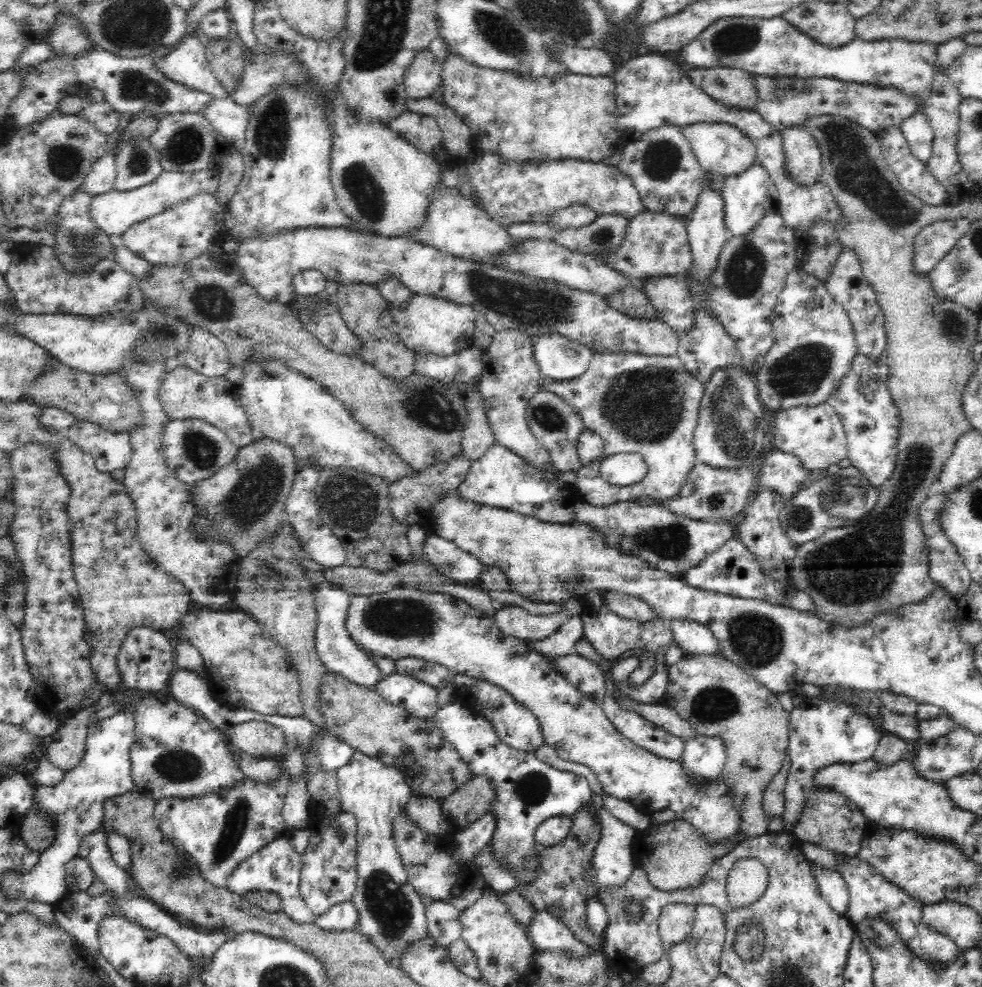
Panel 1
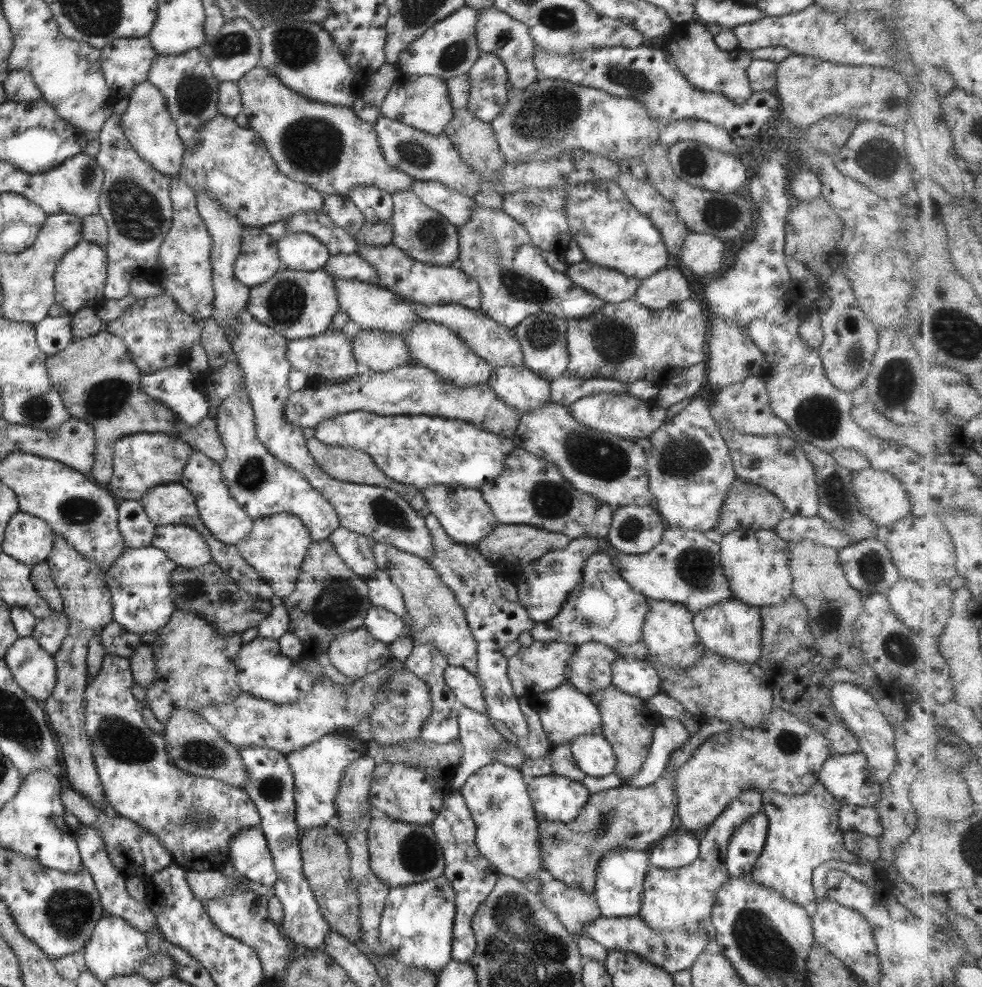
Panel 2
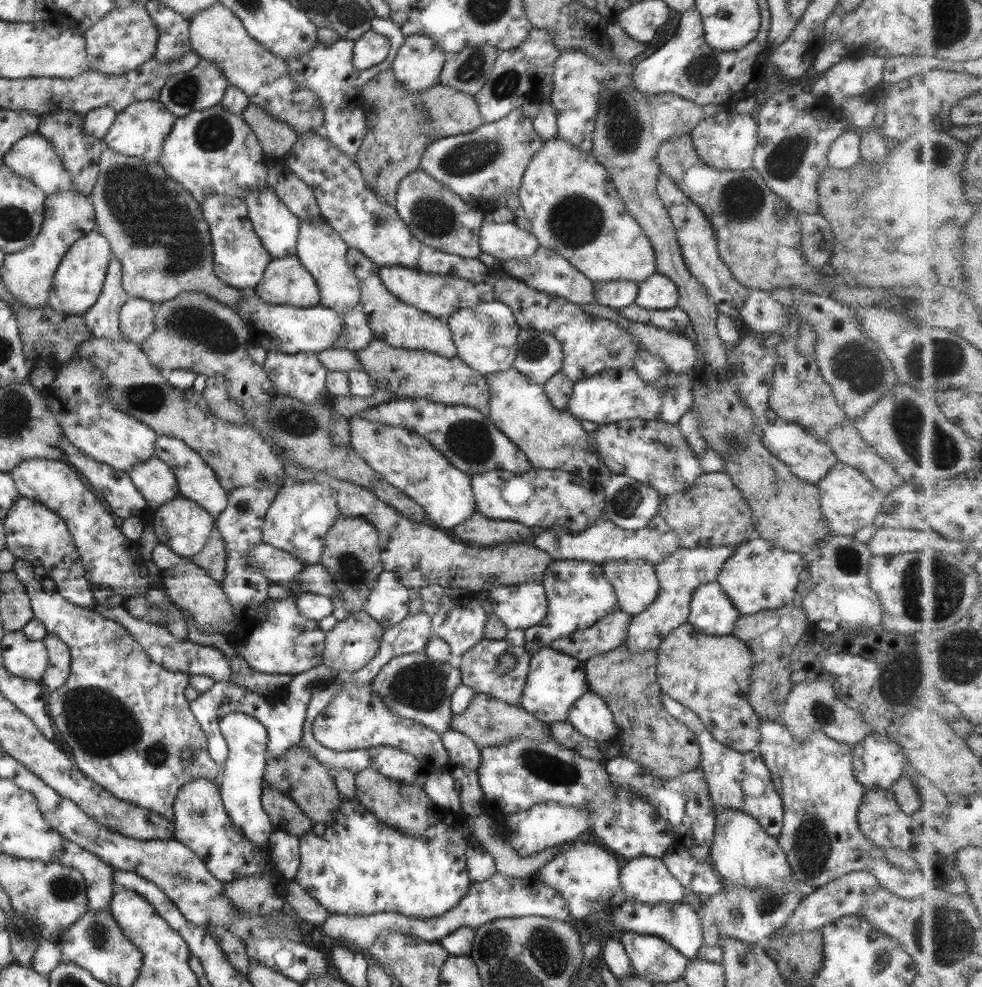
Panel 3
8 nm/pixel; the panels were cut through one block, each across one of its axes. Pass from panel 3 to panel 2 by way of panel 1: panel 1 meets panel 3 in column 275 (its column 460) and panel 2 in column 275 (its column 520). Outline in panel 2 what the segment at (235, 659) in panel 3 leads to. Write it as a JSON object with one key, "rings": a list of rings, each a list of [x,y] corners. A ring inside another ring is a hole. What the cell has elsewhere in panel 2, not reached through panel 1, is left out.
{"rings":[[[383,664],[375,672],[357,680],[353,679],[347,691],[326,677],[307,694],[283,706],[253,698],[241,691],[231,702],[206,706],[198,714],[219,731],[219,736],[225,742],[238,751],[248,746],[264,746],[286,755],[315,742],[336,728],[345,727],[351,730],[357,721],[368,719],[374,696],[382,691],[388,676],[393,672],[394,670],[388,670]]]}

